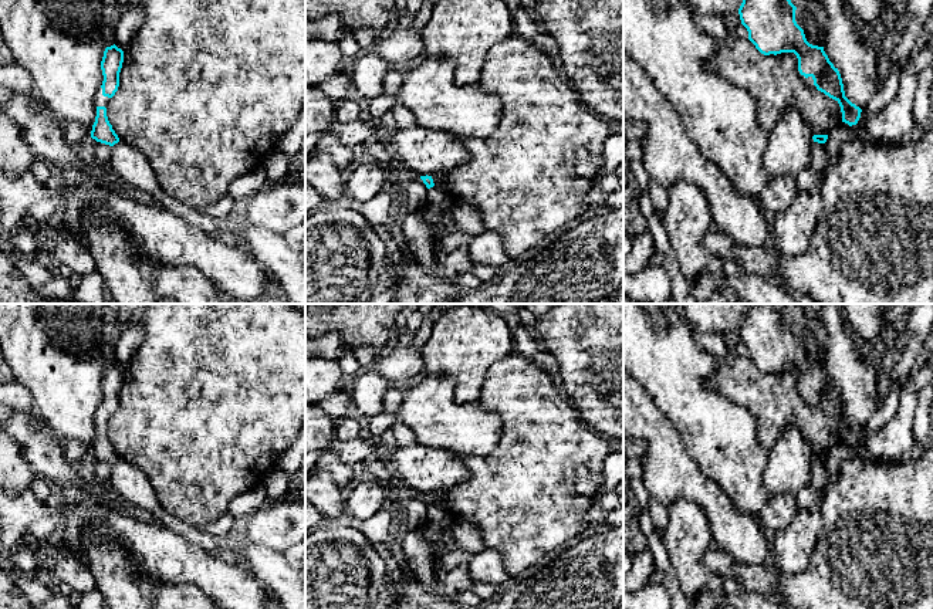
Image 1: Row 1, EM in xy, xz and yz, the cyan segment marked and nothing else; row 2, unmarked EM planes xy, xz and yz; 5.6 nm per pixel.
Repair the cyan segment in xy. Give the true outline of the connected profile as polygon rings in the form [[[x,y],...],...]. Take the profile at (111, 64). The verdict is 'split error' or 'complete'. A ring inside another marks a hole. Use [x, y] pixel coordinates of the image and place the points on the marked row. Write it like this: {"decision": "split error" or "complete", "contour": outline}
{"decision": "split error", "contour": [[[115,44],[107,47],[101,61],[101,70],[104,81],[95,95],[97,116],[92,125],[91,138],[97,142],[114,146],[119,142],[118,135],[112,129],[112,125],[107,116],[107,108],[109,99],[115,95],[119,87],[119,72],[124,62],[124,51]]]}

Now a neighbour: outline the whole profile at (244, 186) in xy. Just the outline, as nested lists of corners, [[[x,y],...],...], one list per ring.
[[[257,166],[246,175],[234,179],[227,190],[227,194],[236,202],[250,199],[261,187],[267,185],[267,175],[263,166]]]

